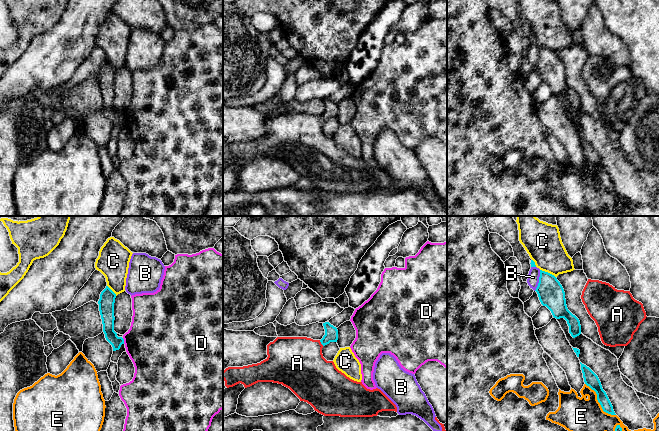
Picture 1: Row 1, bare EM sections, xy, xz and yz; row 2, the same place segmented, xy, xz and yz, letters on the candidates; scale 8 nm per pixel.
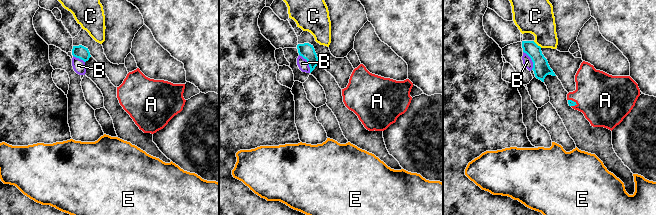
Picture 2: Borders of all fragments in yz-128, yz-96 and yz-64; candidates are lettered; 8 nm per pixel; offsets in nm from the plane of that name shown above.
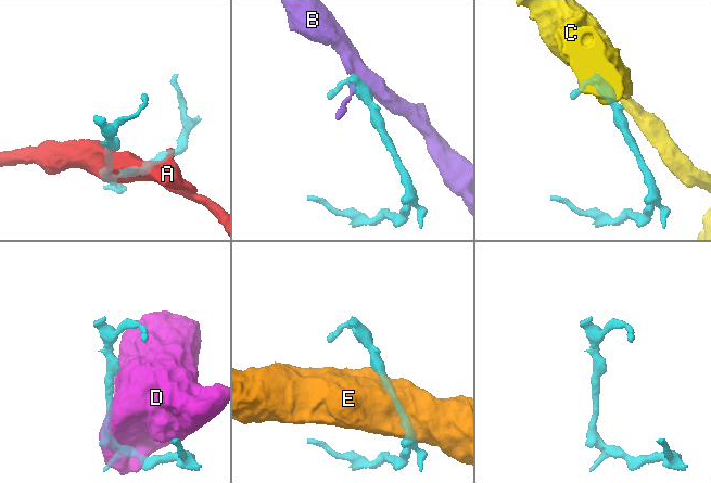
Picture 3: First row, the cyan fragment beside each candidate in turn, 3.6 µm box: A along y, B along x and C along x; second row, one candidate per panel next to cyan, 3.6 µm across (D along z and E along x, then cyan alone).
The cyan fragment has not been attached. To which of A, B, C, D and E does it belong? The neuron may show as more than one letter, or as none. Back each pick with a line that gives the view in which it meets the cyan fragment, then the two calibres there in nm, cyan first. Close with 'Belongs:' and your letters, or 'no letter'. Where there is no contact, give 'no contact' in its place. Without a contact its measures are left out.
A: meets cyan in xz; 110 nm thick on the cyan side, 420 nm on the other
Belongs: A

